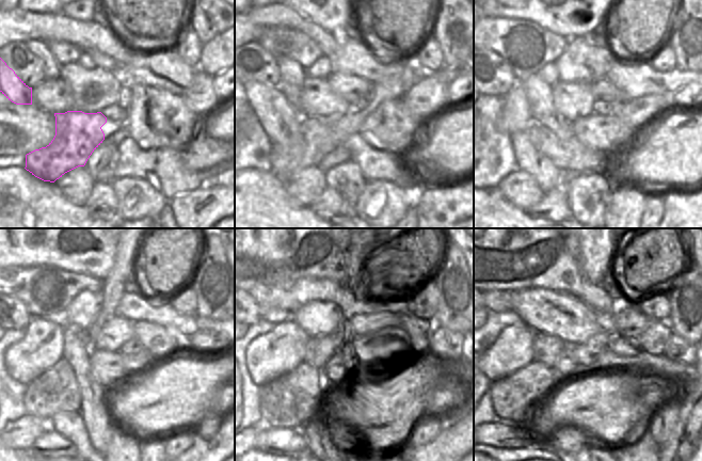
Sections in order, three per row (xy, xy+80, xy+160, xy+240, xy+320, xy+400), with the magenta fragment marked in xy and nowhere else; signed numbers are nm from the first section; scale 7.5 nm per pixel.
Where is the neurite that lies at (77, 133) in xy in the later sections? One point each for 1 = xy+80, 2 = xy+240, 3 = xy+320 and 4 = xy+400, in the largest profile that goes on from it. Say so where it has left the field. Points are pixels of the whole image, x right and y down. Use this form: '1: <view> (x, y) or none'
1: xy+80 (298, 141)
2: xy+240 (70, 425)
3: xy+320 (320, 439)
4: xy+400 (579, 445)

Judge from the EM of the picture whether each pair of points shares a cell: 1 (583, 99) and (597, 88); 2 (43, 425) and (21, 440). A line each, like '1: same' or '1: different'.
1: different
2: same

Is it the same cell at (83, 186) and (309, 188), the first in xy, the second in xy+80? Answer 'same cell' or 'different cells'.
same cell

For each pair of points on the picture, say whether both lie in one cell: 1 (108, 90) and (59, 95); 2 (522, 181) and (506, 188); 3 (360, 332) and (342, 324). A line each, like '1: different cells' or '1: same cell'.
1: different cells
2: same cell
3: different cells

